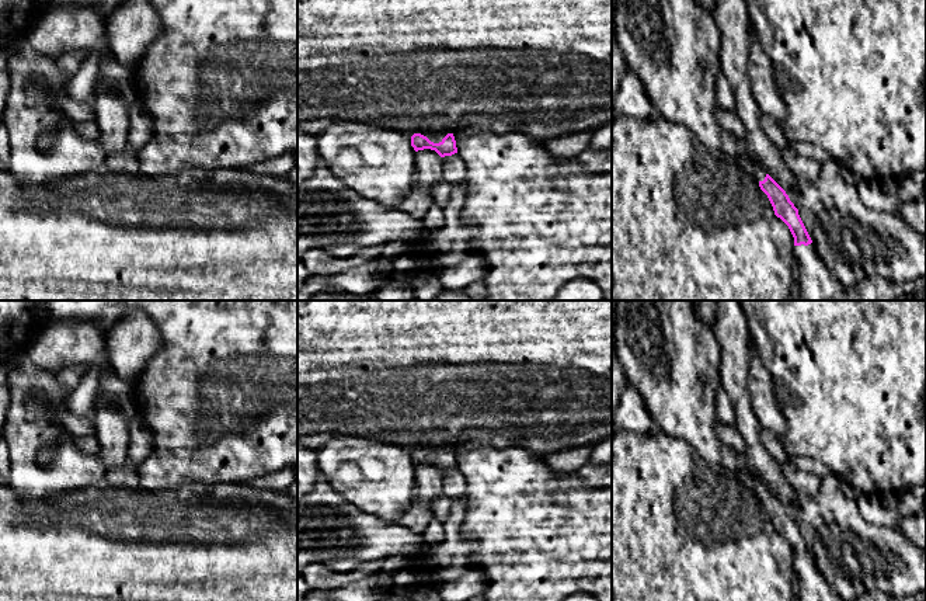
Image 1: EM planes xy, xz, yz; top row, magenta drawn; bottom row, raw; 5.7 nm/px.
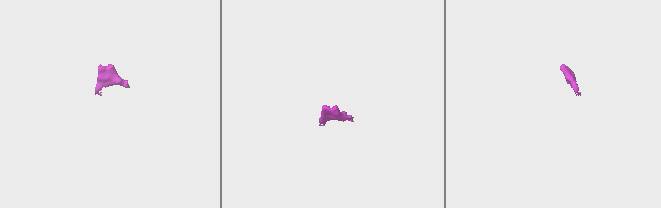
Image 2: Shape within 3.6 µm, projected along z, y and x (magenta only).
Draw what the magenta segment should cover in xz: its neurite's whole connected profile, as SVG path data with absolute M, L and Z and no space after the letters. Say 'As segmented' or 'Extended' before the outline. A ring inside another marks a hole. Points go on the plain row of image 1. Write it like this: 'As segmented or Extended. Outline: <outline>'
Extended. Outline: M422 445L411 451L411 461L415 466L431 463L441 472L457 468L453 448Z

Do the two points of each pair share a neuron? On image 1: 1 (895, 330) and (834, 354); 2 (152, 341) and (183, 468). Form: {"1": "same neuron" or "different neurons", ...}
{"1": "same neuron", "2": "different neurons"}

